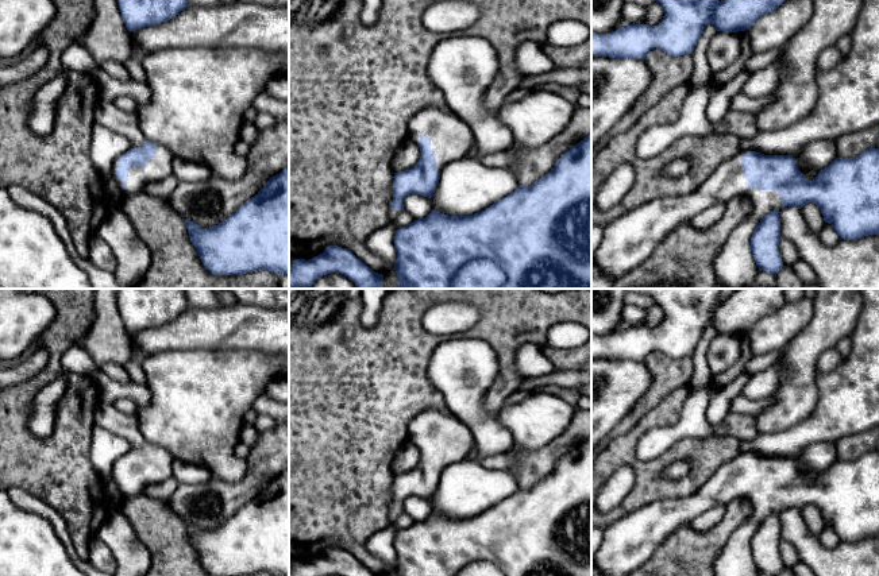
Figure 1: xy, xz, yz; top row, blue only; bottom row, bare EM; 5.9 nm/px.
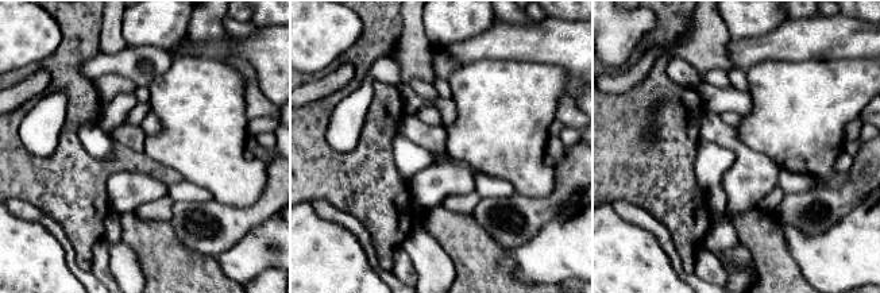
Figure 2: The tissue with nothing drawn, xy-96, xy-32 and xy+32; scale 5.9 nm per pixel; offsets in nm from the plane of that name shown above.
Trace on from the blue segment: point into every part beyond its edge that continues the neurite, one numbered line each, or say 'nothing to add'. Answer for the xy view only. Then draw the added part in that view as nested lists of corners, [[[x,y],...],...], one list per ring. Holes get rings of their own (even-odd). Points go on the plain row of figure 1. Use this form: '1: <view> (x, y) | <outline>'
1: xy (160, 468) | [[[155,447],[155,457],[147,463],[144,468],[135,468],[128,472],[127,491],[123,491],[123,484],[116,480],[117,461],[112,467],[112,479],[117,486],[122,499],[130,499],[143,495],[149,486],[165,482],[171,476],[174,459],[171,455]]]

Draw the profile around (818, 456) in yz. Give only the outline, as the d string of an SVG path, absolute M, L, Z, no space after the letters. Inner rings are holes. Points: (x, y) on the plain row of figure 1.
M817 441L806 447L795 460L802 476L809 471L821 473L838 460L836 442Z

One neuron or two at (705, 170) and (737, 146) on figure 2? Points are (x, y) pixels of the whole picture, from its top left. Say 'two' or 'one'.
two

